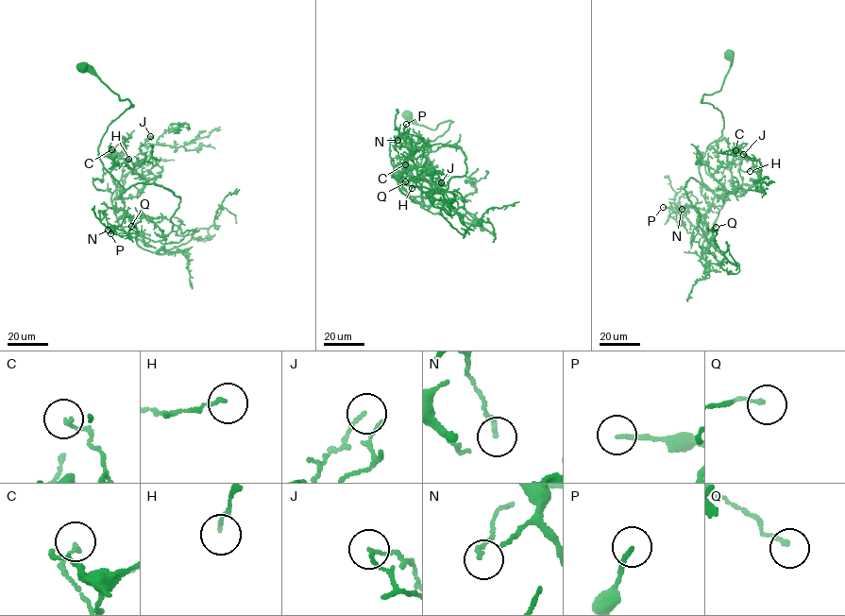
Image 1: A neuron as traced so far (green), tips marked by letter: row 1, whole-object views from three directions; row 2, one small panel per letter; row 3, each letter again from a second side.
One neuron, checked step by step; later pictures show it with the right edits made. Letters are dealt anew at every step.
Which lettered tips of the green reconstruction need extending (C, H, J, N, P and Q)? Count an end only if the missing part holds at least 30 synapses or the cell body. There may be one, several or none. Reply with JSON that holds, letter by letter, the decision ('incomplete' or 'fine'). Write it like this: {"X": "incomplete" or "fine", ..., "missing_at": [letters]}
{"C": "fine", "H": "fine", "J": "fine", "N": "fine", "P": "incomplete", "Q": "fine", "missing_at": ["P"]}

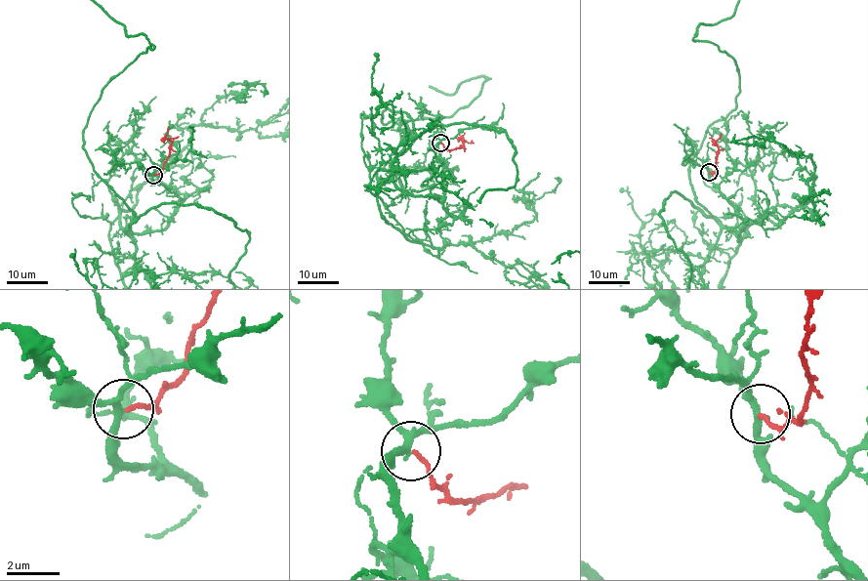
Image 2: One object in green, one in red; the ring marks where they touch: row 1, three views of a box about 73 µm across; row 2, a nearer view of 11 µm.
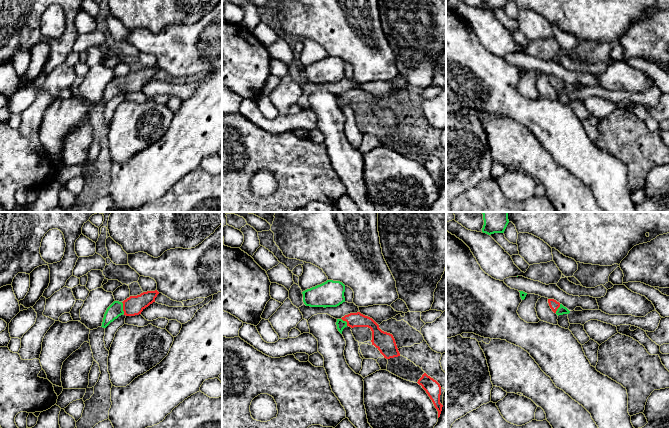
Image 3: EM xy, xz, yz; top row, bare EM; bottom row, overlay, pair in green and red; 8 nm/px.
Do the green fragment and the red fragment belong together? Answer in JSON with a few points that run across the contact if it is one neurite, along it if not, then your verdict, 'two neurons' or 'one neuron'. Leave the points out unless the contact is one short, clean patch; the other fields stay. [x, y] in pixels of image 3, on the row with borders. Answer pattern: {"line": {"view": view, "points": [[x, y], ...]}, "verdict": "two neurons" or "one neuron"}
{"line": {"view": "xy", "points": [[115, 310], [122, 308], [134, 305]]}, "verdict": "one neuron"}

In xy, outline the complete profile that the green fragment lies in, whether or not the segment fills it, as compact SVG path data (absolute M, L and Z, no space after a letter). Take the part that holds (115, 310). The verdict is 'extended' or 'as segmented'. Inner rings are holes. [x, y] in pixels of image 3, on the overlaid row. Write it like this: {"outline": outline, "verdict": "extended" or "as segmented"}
{"outline": "M157 290L147 291L137 296L130 296L123 302L114 301L107 308L101 327L106 328L111 322L123 314L126 316L141 314L146 307L155 302L158 294L159 292Z", "verdict": "extended"}

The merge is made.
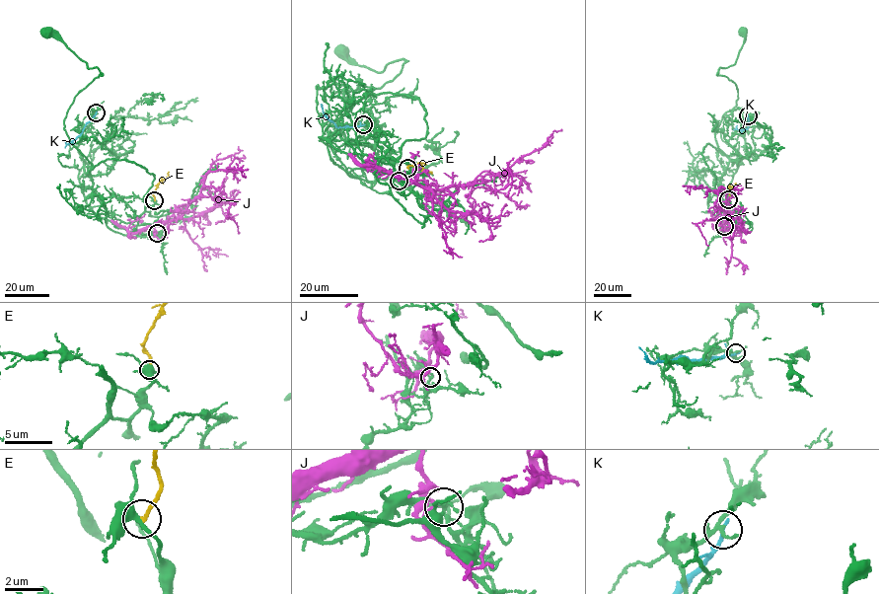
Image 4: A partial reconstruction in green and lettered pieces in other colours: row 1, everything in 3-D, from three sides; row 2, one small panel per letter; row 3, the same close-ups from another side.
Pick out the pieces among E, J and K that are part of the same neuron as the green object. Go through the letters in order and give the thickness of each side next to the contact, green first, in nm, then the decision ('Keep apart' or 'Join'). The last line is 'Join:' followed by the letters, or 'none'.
E: Thickness 280 nm (green) against 220 nm. Keep apart
J: Thickness 150 nm (green) against 140 nm. Keep apart
K: Thickness 170 nm (green) against 190 nm. Keep apart
Join: none

